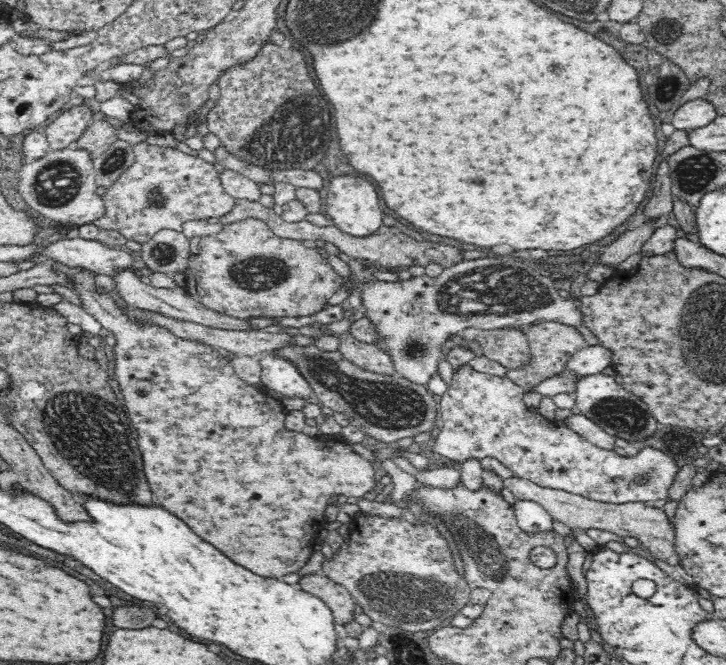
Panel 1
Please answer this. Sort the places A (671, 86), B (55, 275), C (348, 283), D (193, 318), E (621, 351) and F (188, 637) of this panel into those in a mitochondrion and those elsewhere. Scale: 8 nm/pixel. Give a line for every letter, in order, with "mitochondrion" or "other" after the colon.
A: mitochondrion
B: other
C: other
D: other
E: other
F: other

